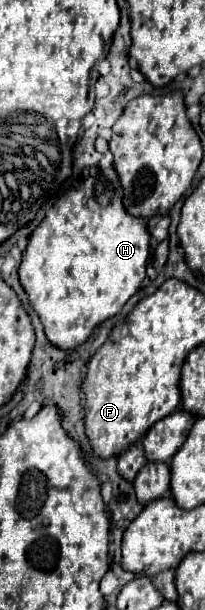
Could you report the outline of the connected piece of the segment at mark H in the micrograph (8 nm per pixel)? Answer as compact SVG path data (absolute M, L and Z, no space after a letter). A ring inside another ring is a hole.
M114 165L100 169L96 175L86 177L78 187L56 199L56 203L46 211L42 223L30 235L30 241L24 249L24 259L18 269L20 283L26 289L34 311L40 315L48 341L60 349L74 349L82 345L96 325L108 317L114 317L124 307L124 303L138 291L146 277L152 235L148 233L144 219L132 217L124 209L122 197L124 191ZM90 199L98 201L100 209L88 209Z

